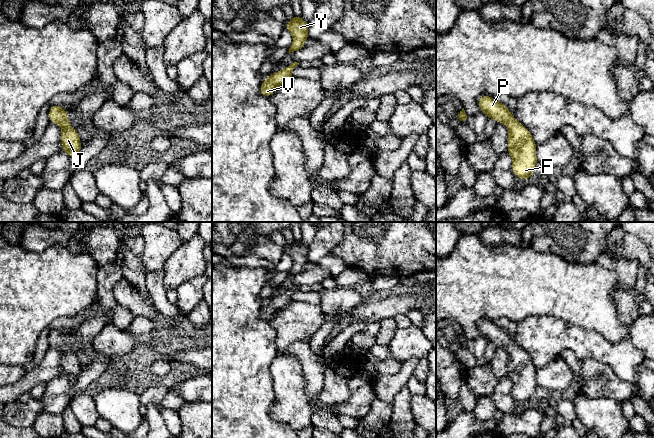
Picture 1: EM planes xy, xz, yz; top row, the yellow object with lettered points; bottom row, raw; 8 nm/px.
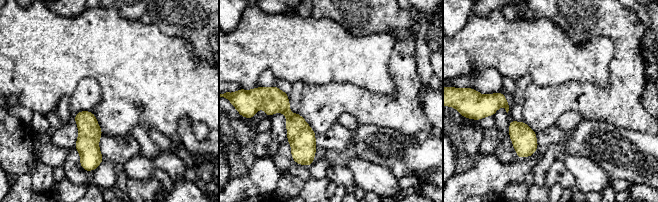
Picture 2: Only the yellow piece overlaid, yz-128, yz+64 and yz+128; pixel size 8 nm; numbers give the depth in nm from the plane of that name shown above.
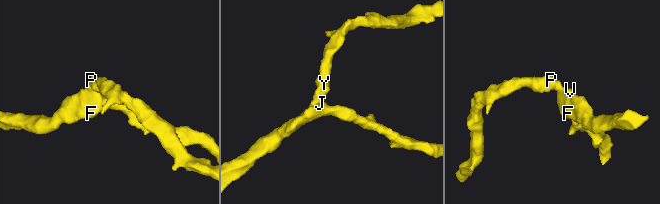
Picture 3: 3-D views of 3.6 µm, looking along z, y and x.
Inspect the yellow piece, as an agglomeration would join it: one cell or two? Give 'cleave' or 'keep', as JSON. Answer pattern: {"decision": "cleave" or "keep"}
{"decision": "keep"}

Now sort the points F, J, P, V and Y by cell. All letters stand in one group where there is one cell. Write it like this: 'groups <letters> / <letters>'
groups F J P V Y

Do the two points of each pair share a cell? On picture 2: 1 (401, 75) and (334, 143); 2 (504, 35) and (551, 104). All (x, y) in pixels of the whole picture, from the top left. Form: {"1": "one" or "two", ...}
{"1": "two", "2": "two"}

